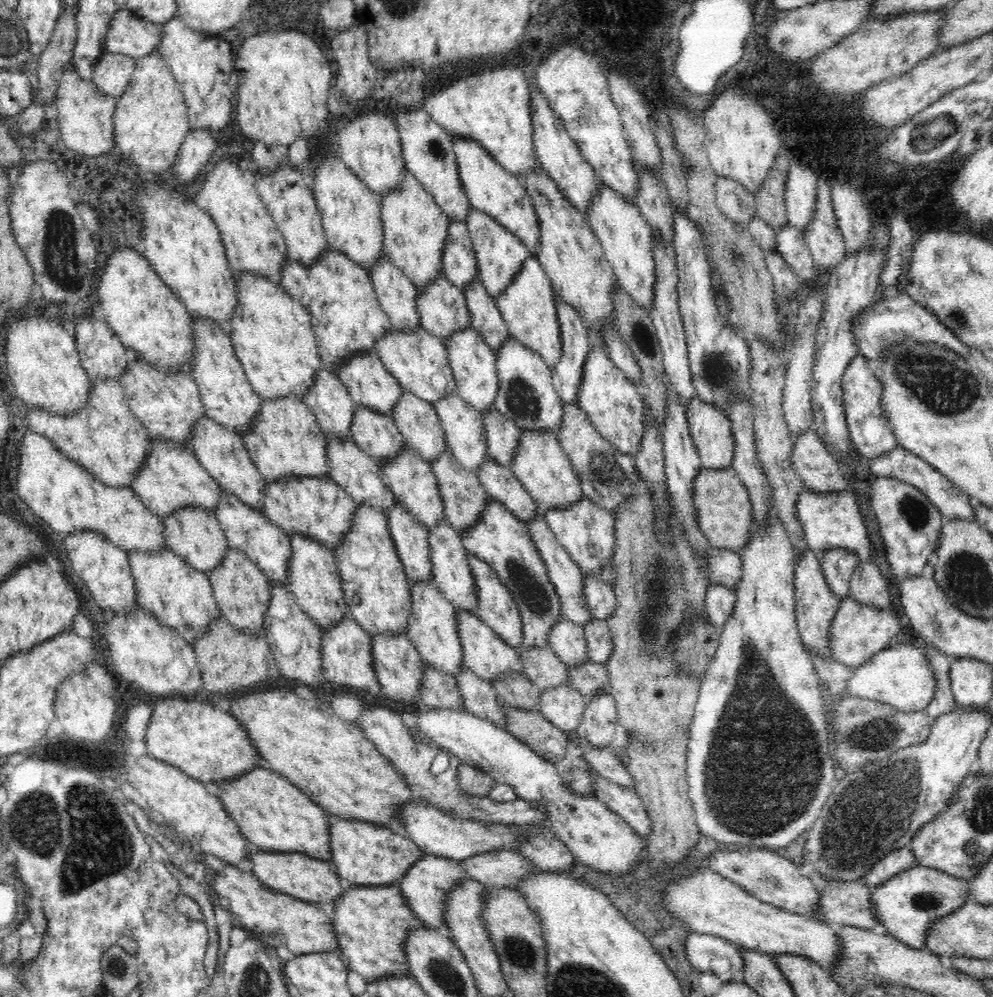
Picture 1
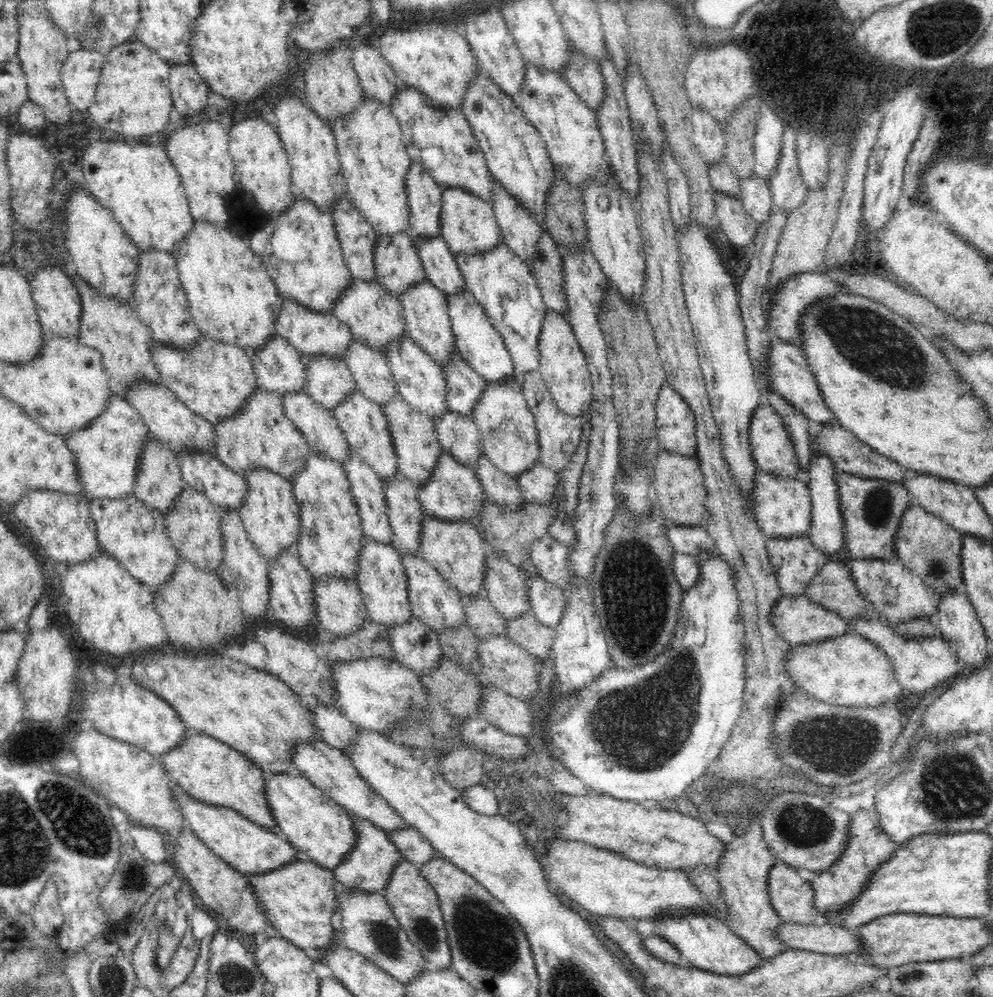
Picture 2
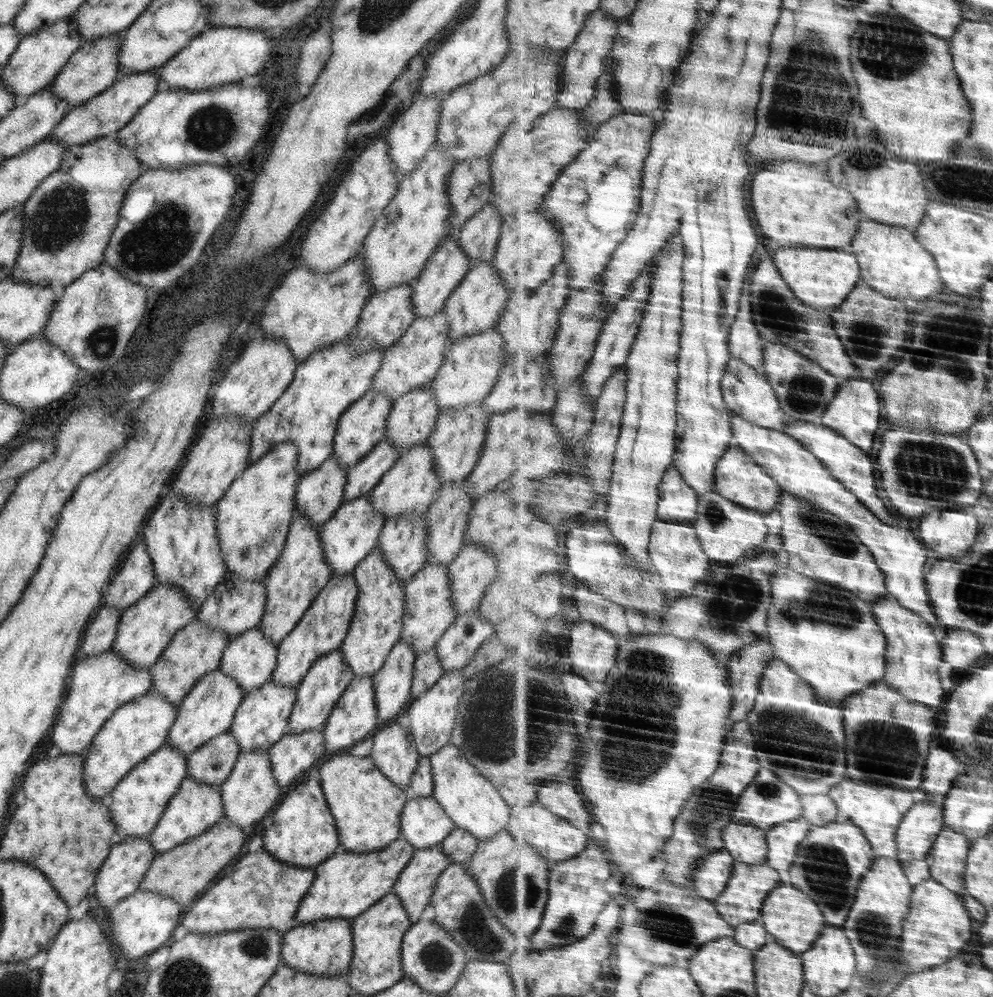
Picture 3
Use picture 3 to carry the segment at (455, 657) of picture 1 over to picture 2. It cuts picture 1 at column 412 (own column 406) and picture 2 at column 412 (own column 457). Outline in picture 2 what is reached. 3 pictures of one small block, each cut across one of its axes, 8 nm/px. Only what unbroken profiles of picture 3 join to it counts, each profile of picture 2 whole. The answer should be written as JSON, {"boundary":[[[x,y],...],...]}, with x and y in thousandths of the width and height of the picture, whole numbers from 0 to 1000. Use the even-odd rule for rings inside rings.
{"boundary":[[[370,538],[365,542],[365,552],[363,552],[363,570],[359,586],[362,588],[365,598],[367,598],[367,607],[371,611],[371,621],[381,626],[393,628],[405,628],[415,620],[416,612],[411,603],[411,584],[405,559],[399,549],[394,546],[389,547],[379,544]]]}

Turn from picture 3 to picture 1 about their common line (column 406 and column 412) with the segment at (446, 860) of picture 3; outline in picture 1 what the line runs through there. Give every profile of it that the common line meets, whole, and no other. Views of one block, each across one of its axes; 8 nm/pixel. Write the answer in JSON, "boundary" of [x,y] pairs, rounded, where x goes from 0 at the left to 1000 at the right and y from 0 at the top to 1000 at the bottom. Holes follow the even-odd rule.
{"boundary":[[[425,858],[420,864],[417,864],[408,875],[408,878],[401,883],[404,898],[408,901],[413,914],[419,918],[419,922],[426,929],[432,932],[439,932],[445,938],[453,940],[452,931],[447,924],[447,915],[449,915],[448,903],[452,893],[465,882],[472,881],[468,873],[465,873],[464,867],[460,863],[450,862],[439,858]]]}

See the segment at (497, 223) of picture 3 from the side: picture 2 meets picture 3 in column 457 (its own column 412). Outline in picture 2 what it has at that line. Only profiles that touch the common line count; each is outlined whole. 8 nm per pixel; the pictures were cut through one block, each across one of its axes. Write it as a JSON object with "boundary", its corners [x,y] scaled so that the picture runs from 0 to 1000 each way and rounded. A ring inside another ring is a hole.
{"boundary":[[[415,237],[415,243],[425,260],[431,281],[449,298],[457,297],[469,290],[458,255],[444,237],[435,239]]]}

